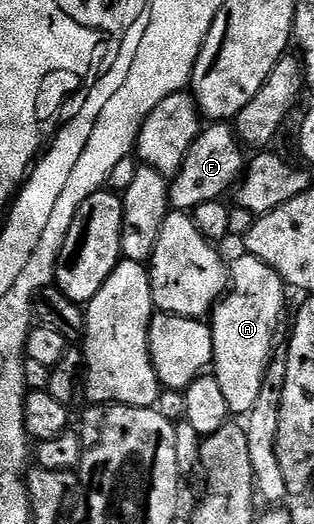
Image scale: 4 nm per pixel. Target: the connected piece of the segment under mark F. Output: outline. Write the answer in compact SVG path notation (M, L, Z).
M213 121L202 130L191 145L177 175L169 185L169 206L175 211L191 213L203 201L215 201L236 188L247 167L247 155L237 138L236 130L228 122Z

